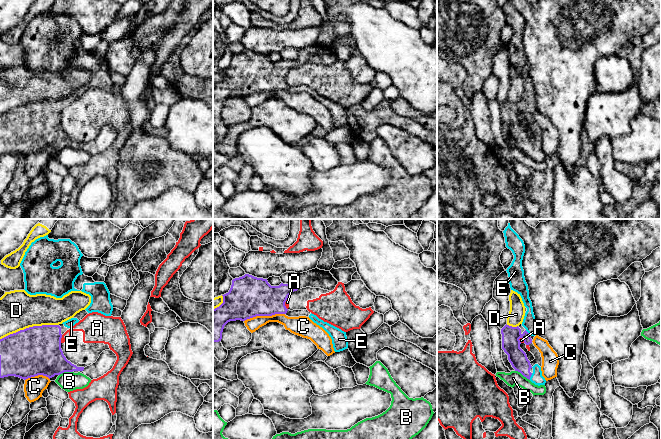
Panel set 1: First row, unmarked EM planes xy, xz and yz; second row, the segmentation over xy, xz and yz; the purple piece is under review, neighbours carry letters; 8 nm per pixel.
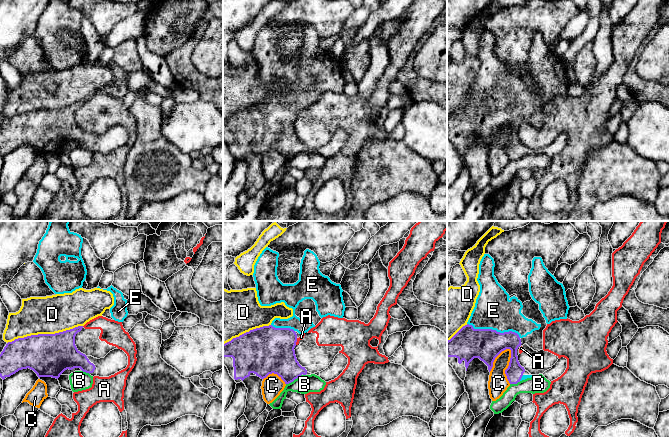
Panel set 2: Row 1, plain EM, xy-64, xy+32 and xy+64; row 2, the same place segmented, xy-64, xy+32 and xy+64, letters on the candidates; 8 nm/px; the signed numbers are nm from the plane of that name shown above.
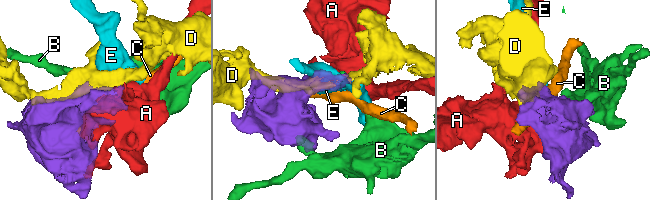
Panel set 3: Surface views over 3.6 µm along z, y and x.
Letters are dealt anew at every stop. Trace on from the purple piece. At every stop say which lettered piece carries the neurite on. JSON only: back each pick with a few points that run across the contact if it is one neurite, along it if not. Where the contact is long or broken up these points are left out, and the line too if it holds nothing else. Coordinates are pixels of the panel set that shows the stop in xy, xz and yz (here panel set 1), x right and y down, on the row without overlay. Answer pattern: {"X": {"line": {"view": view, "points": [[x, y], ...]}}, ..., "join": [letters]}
{"join": ["E"]}

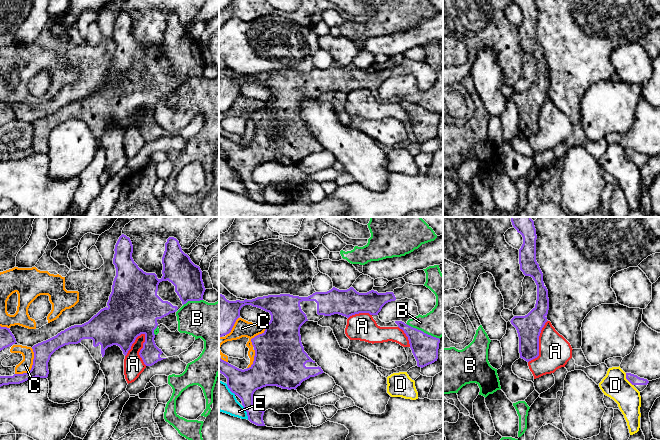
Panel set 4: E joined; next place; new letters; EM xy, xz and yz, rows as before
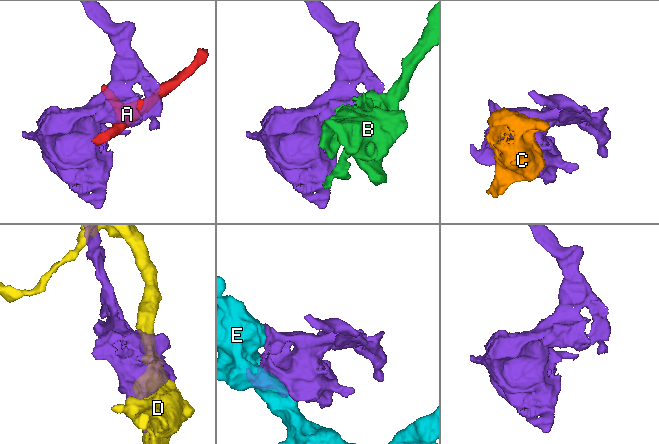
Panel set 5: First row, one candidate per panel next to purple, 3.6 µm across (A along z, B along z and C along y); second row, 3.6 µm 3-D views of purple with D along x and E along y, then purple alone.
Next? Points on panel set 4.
{"join": []}

